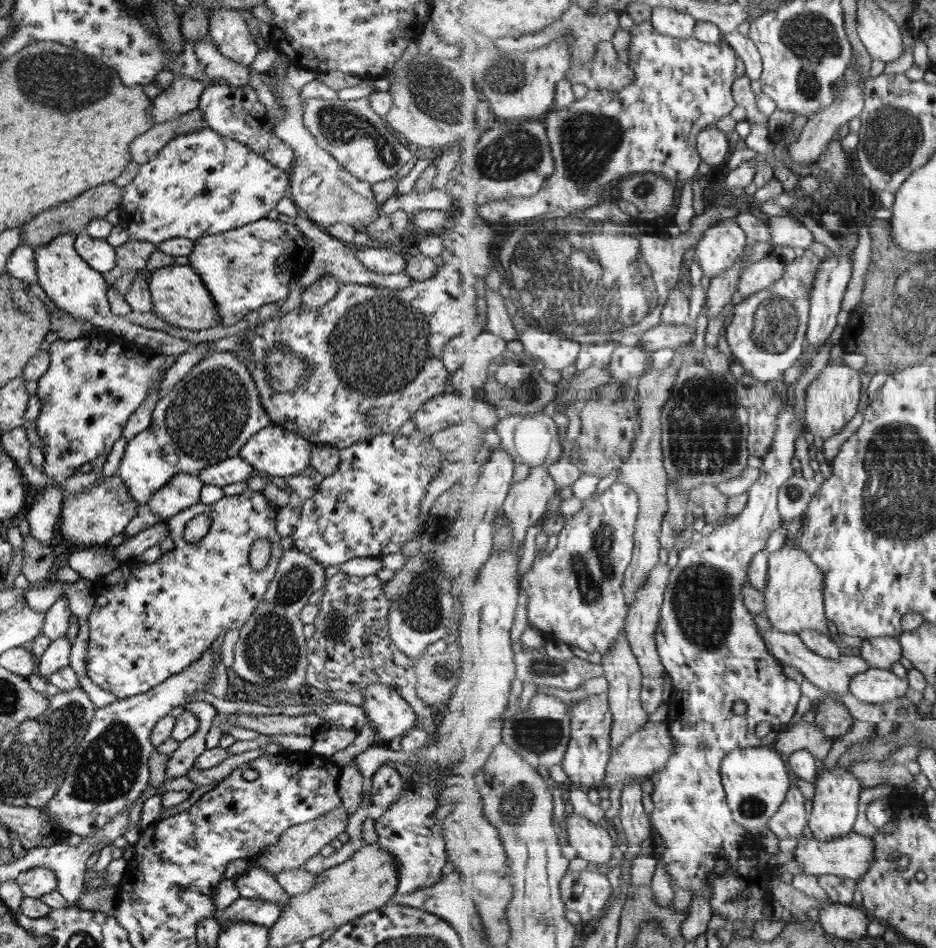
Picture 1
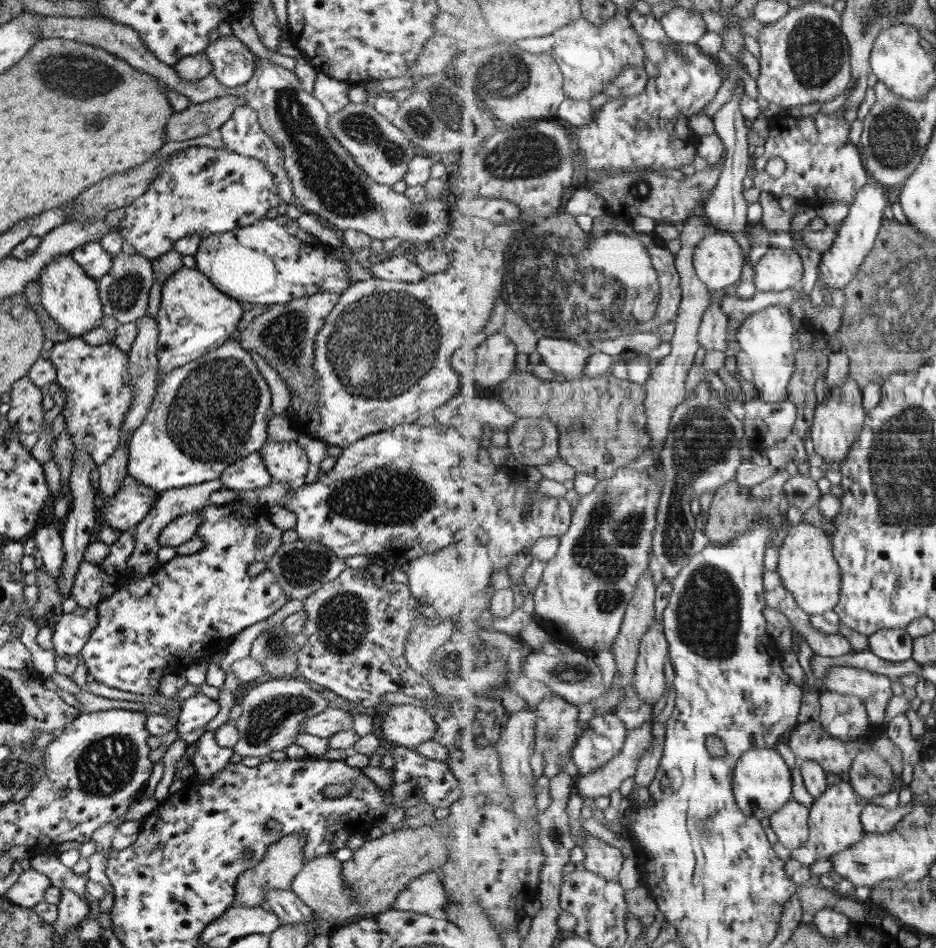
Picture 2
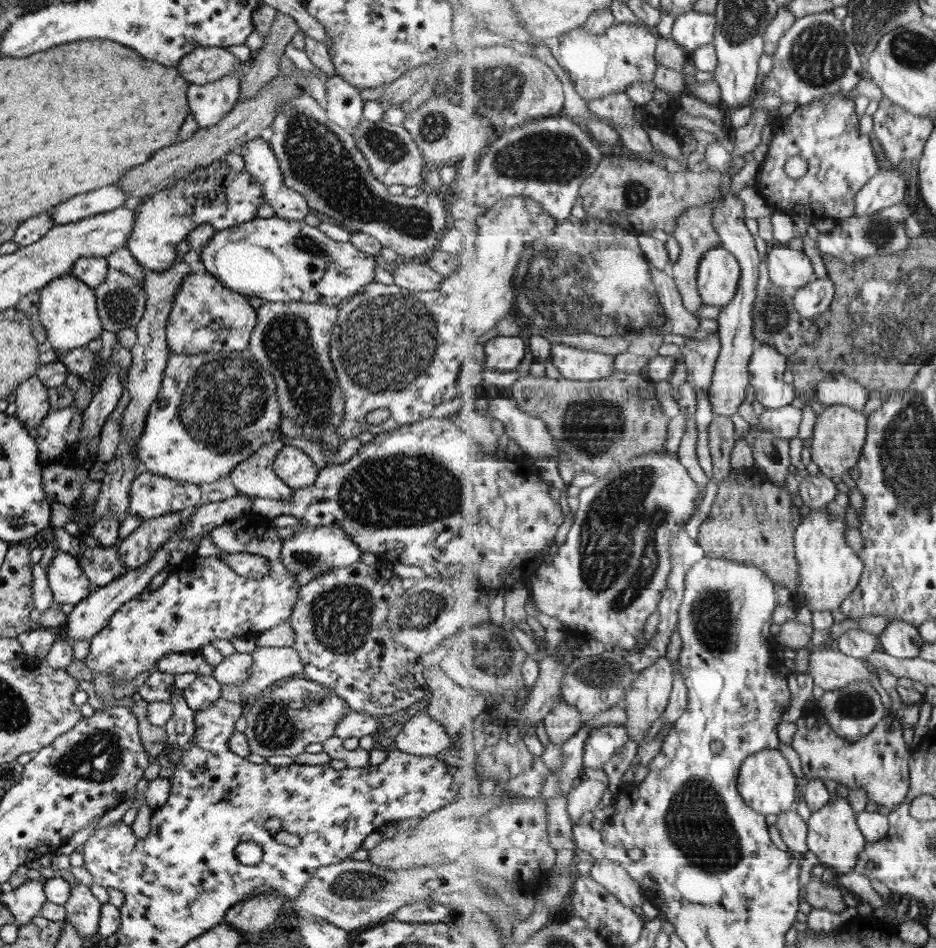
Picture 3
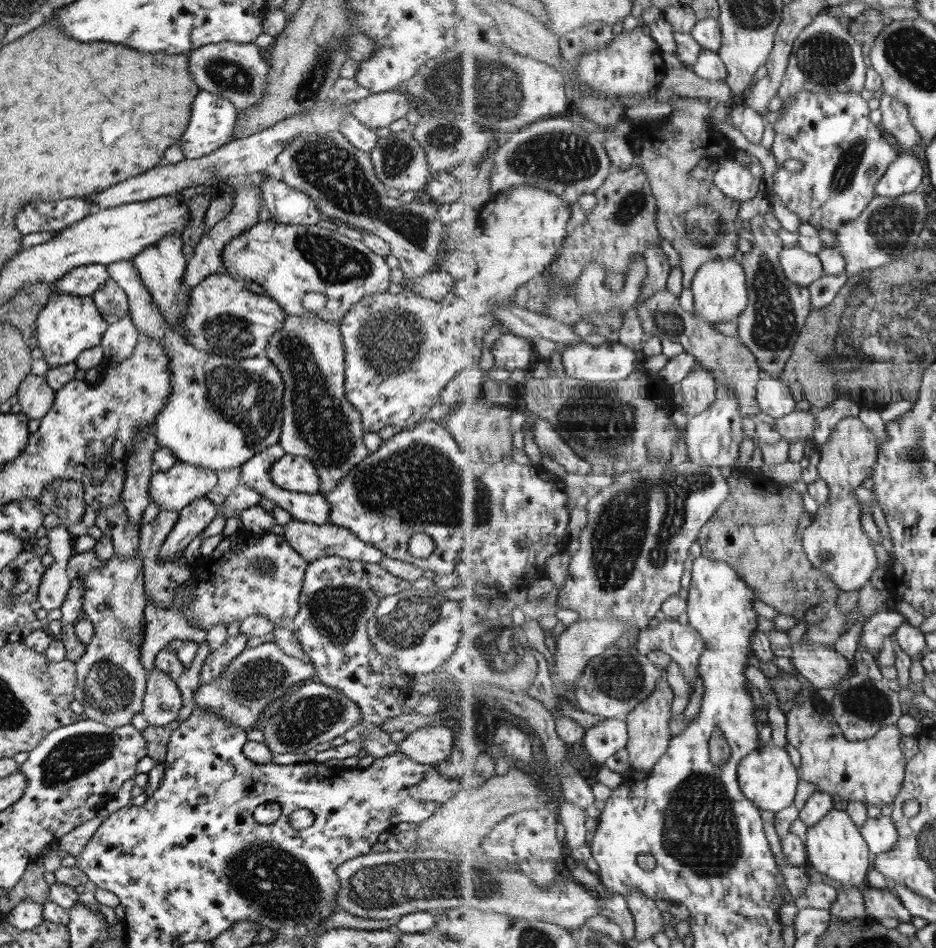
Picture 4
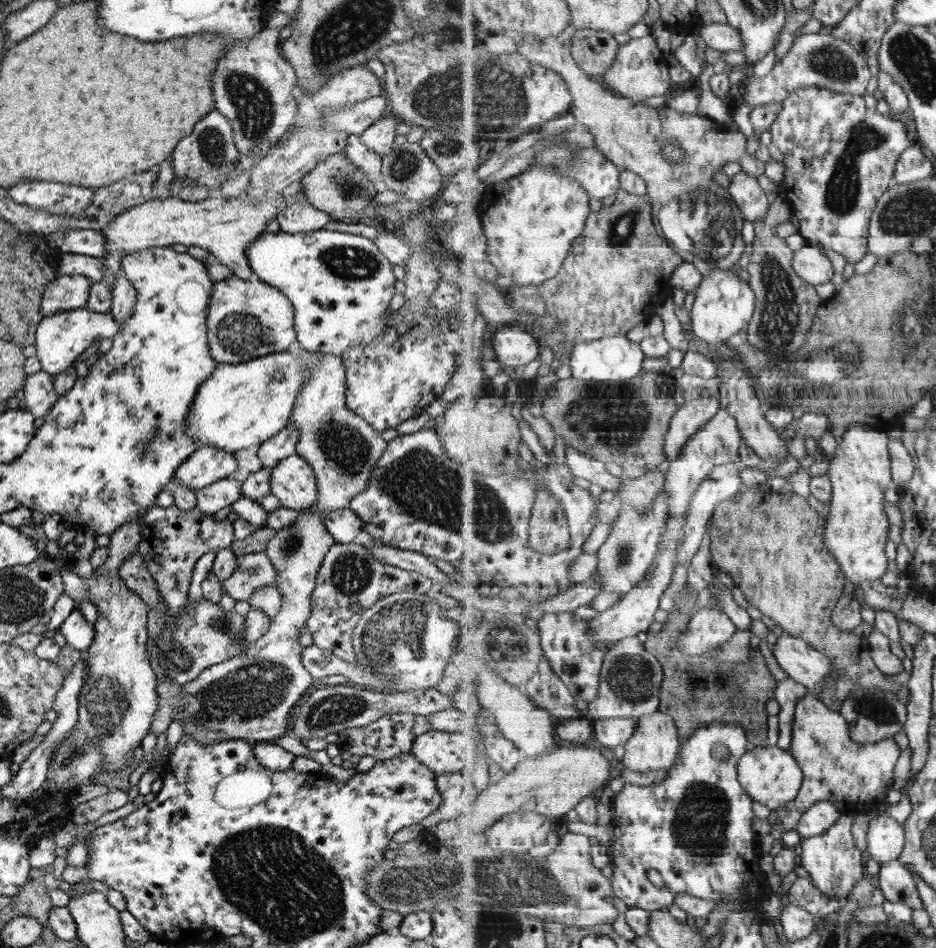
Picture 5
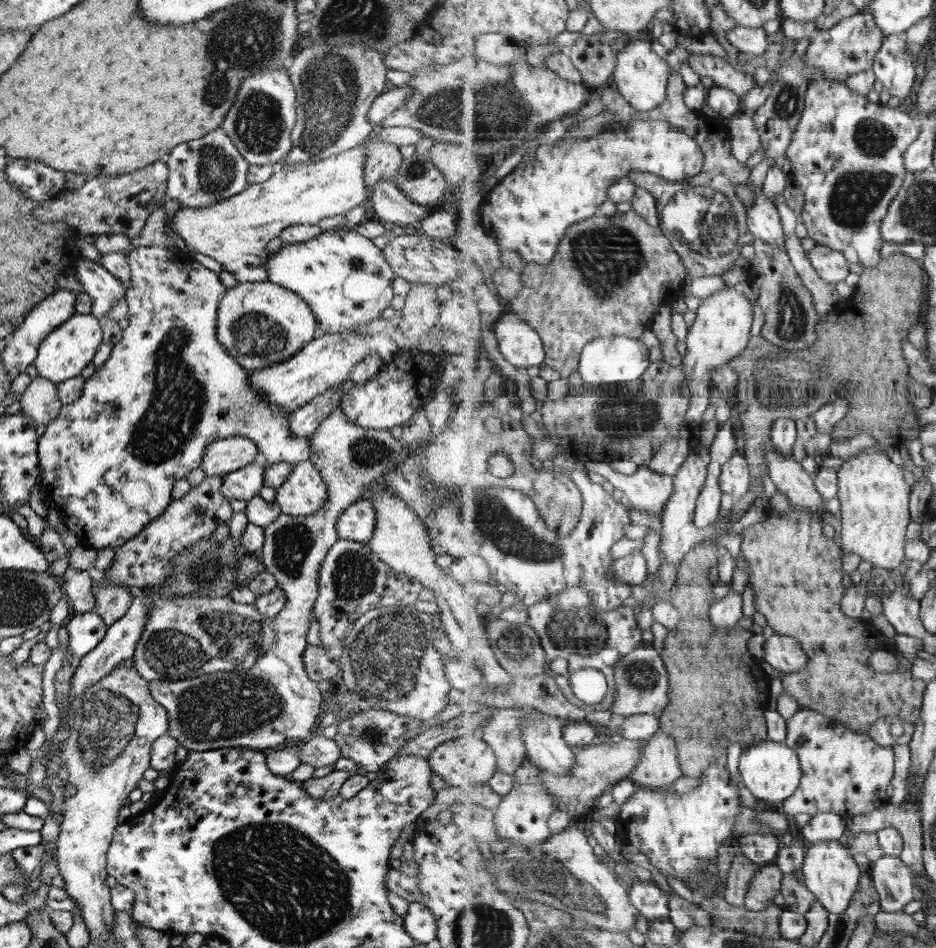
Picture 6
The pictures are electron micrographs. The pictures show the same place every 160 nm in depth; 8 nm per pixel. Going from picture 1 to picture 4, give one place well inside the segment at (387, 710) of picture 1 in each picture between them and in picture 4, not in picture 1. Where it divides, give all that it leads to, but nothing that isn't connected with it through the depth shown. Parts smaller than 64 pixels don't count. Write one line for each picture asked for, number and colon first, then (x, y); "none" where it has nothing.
2: (405, 725)
3: (421, 736)
4: (429, 745)

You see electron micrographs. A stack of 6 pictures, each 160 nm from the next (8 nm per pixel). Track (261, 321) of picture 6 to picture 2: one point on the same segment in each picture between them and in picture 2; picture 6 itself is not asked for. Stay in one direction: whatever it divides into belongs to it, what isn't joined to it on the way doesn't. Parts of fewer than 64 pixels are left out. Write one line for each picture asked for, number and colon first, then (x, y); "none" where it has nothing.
2: (193, 318)
3: (204, 317)
4: (223, 318)
5: (245, 318)

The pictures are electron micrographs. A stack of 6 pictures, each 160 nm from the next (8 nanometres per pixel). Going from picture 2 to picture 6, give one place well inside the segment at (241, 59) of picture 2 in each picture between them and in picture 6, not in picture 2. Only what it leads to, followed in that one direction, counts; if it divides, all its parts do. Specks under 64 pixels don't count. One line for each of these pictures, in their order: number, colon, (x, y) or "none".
3: (207, 103)
4: (211, 119)
5: (205, 157)
6: (203, 171)

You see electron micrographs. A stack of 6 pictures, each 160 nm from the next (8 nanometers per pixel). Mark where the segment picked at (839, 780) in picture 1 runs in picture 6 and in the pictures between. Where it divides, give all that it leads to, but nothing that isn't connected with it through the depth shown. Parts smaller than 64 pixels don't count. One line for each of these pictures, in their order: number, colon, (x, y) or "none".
2: (835, 821)
3: (834, 836)
4: (836, 848)
5: (835, 863)
6: (829, 870)

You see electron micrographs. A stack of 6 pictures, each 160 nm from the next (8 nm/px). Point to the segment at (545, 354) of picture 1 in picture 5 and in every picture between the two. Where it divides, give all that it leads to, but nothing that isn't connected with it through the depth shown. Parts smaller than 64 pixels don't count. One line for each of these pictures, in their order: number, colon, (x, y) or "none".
2: (565, 357)
3: (573, 363)
4: (612, 362)
5: (618, 358)

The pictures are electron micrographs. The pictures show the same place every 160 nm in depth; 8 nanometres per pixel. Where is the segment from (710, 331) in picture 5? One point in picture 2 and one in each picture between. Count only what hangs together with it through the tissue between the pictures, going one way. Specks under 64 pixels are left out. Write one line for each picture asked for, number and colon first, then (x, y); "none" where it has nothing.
2: (719, 262)
3: (719, 274)
4: (719, 292)

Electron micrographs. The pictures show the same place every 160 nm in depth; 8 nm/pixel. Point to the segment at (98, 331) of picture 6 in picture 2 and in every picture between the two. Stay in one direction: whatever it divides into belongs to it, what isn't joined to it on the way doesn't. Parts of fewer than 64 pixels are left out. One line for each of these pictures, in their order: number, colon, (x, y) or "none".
2: (68, 295)
3: (67, 311)
4: (67, 324)
5: (60, 338)

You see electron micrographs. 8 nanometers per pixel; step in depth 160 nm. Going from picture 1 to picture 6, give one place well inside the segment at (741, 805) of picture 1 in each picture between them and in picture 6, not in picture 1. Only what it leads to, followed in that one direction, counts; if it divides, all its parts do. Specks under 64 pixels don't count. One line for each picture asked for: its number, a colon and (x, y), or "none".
2: (763, 784)
3: (768, 784)
4: (768, 777)
5: (773, 777)
6: (772, 771)

